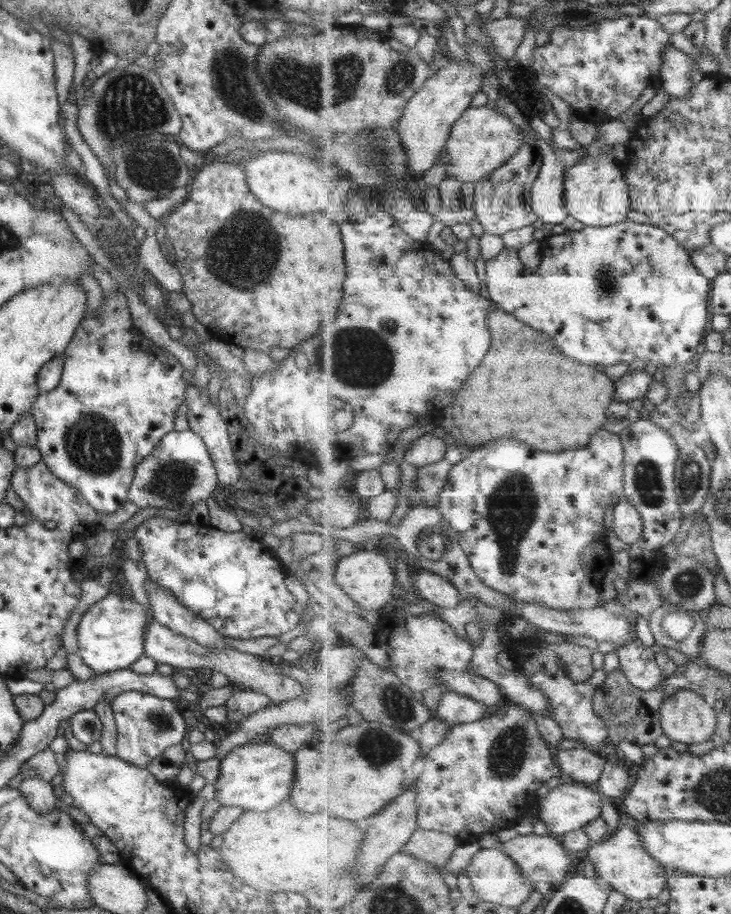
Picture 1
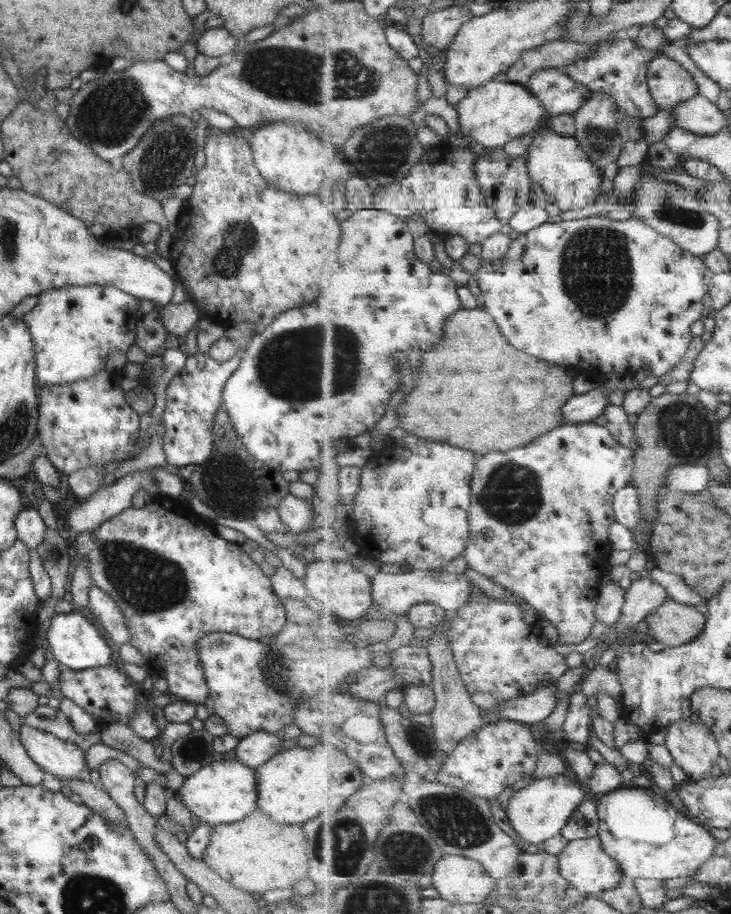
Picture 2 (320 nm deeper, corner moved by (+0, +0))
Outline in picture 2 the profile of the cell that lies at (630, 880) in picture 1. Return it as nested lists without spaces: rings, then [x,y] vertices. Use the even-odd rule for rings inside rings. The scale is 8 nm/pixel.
[[[598,837],[573,840],[559,856],[561,874],[573,884],[573,887],[585,894],[600,895],[603,892],[619,888],[619,884],[629,880],[620,869],[619,863],[605,853],[603,843]]]

